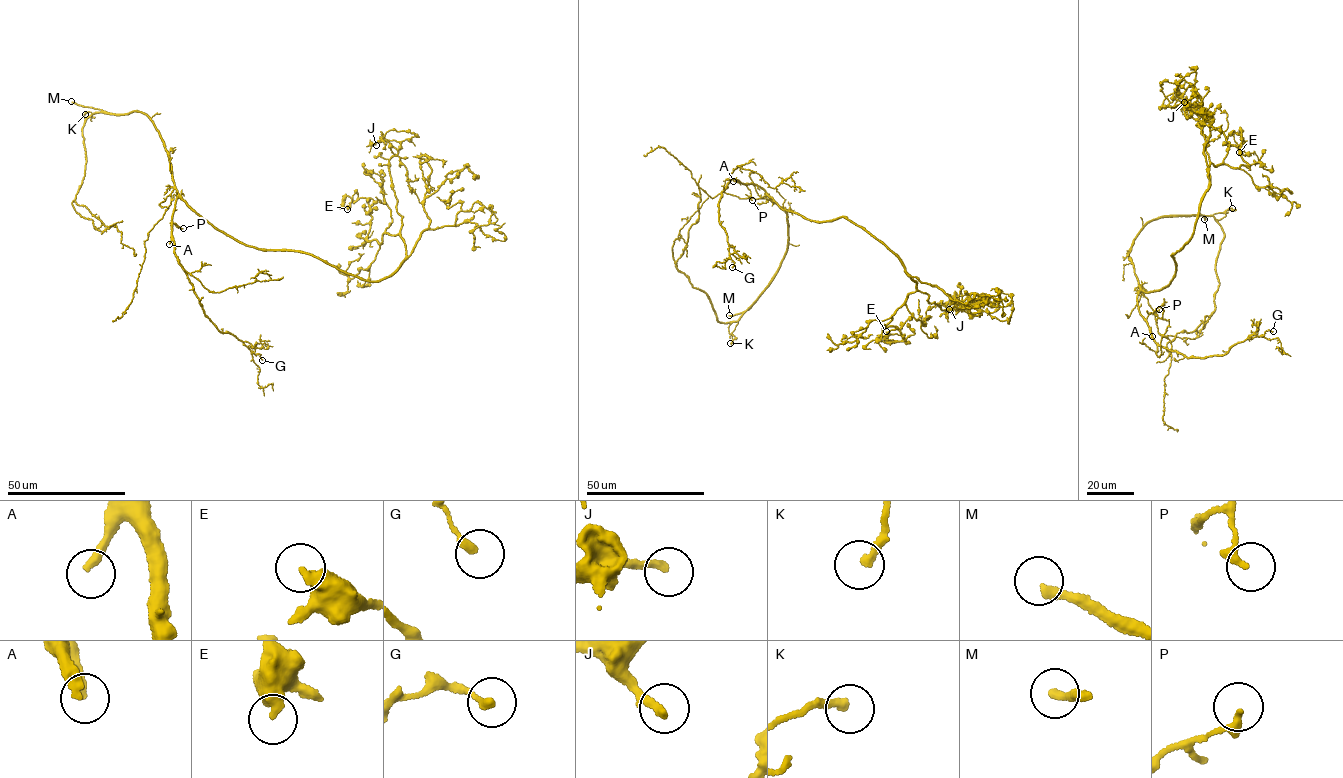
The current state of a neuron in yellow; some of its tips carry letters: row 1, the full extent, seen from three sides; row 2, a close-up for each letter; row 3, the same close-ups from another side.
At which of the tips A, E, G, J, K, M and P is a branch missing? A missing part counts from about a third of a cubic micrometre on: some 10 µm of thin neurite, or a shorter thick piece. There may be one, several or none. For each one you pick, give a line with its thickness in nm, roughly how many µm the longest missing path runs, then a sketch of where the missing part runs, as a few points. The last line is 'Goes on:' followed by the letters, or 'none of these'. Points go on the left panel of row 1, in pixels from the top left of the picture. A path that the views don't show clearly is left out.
A: 260 nm thick; about 45 µm are missing; missing branch runs (169, 244), (155, 265), (177, 278), (199, 306)
M: 280 nm thick; about 45 µm are missing
Goes on: A, M

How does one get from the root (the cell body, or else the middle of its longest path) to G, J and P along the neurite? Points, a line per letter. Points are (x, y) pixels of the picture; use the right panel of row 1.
G: (1141, 288), (1138, 310), (1154, 342), (1189, 358), (1227, 353), (1236, 344), (1273, 331)
J: (1141, 288), (1169, 282), (1171, 255), (1192, 235), (1209, 182), (1199, 117), (1176, 98), (1169, 104), (1184, 102)
P: (1141, 288), (1137, 299), (1141, 315), (1145, 319), (1159, 309)

